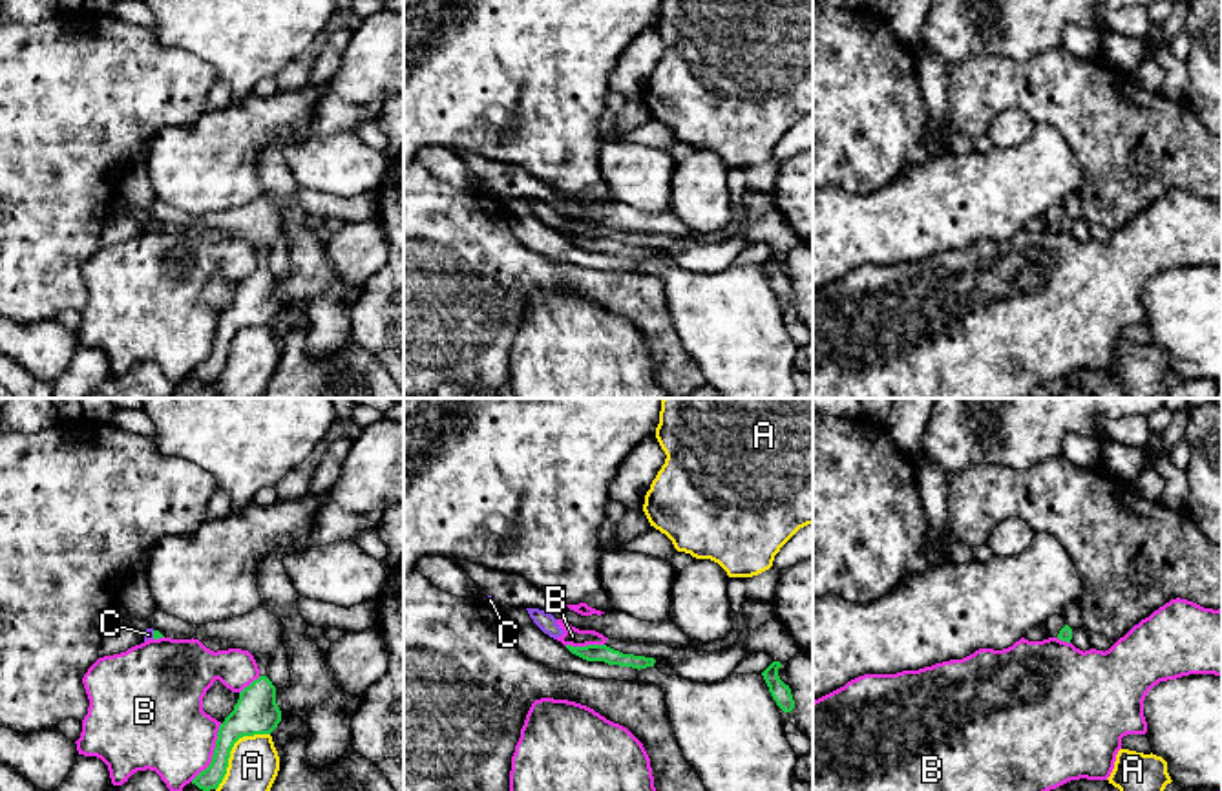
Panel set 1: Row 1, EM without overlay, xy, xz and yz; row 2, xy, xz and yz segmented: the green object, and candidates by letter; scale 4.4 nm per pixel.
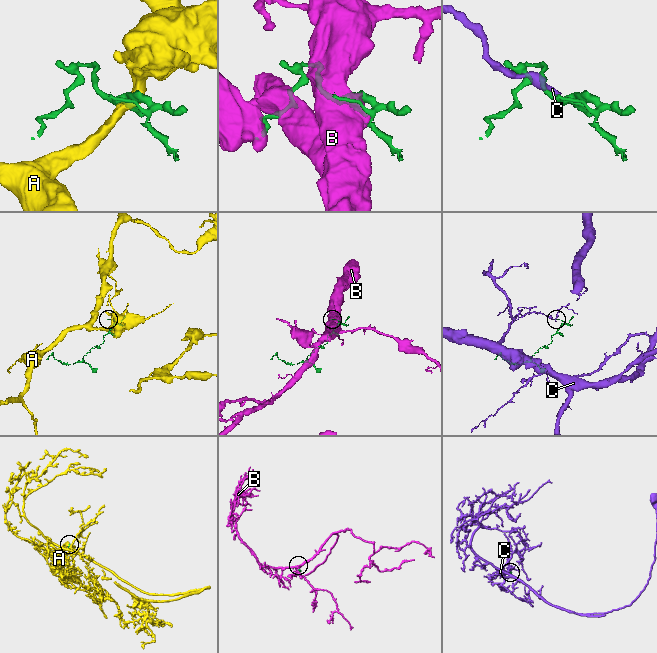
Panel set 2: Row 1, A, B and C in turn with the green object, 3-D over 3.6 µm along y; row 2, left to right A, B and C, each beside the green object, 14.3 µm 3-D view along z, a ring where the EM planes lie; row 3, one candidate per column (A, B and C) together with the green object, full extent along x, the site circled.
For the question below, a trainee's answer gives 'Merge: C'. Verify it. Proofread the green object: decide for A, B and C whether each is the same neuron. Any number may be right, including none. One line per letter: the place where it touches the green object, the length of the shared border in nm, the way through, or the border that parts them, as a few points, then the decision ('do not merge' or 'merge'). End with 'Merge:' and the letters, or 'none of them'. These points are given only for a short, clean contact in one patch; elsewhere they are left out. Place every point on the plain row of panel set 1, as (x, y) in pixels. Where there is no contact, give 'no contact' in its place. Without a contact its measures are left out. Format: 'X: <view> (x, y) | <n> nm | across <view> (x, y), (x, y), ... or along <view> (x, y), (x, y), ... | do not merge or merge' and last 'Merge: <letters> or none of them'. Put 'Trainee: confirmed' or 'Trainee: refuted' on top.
Trainee: confirmed
A: xy (231, 340) | 340 nm | do not merge
B: xy (214, 344) | 300 nm | do not merge
C: xy (154, 225) | 40 nm | across xy (158, 225), (154, 225), (148, 225) | merge
Merge: C

